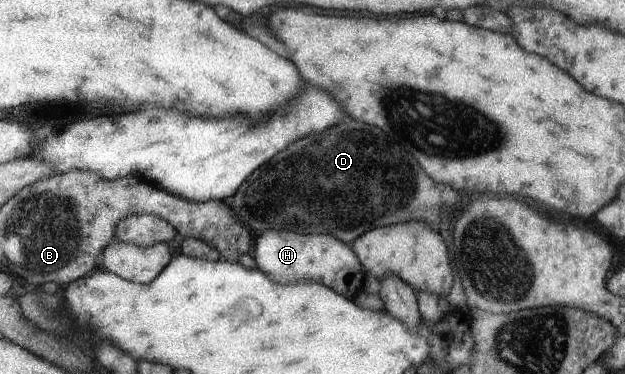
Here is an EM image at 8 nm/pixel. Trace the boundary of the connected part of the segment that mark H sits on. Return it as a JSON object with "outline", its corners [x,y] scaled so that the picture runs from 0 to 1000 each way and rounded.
{"outline":[[[429,615],[410,642],[406,695],[413,717],[422,717],[422,727],[435,738],[435,749],[509,749],[512,759],[525,754],[525,770],[530,770],[531,781],[544,781],[547,789],[576,775],[576,749],[584,738],[584,722],[579,722],[570,676],[526,626],[470,626]]]}

